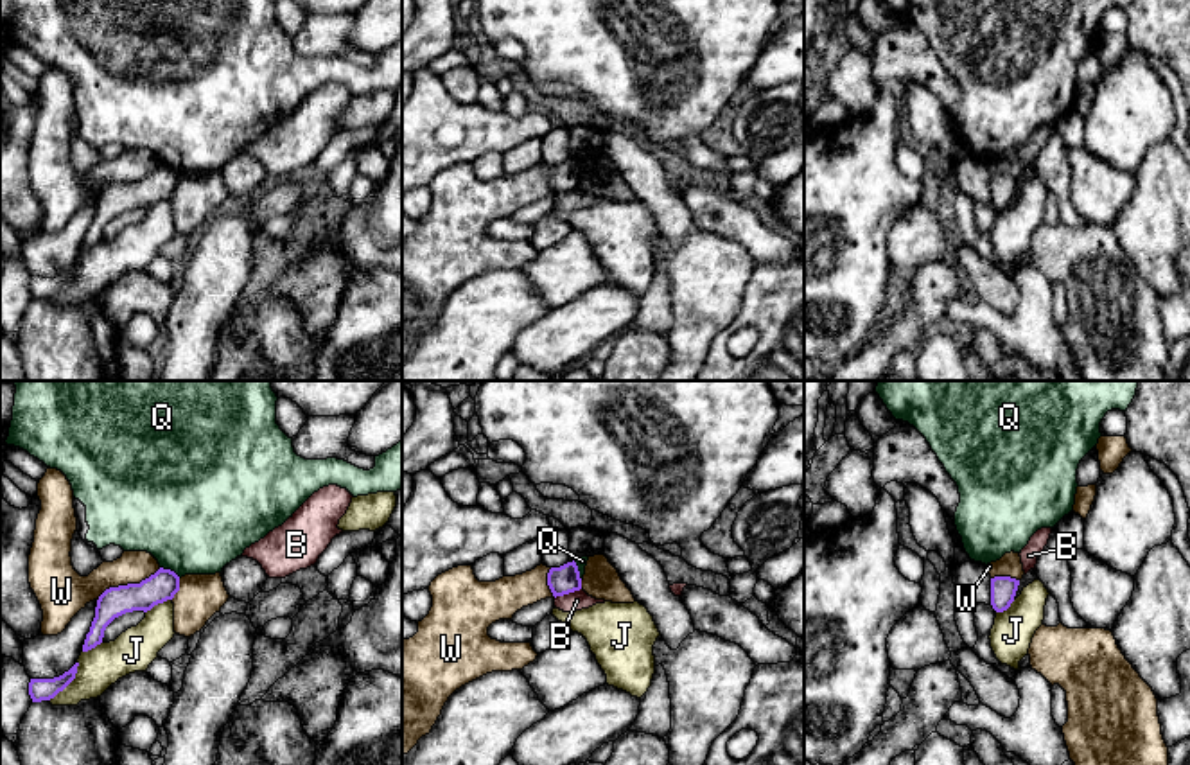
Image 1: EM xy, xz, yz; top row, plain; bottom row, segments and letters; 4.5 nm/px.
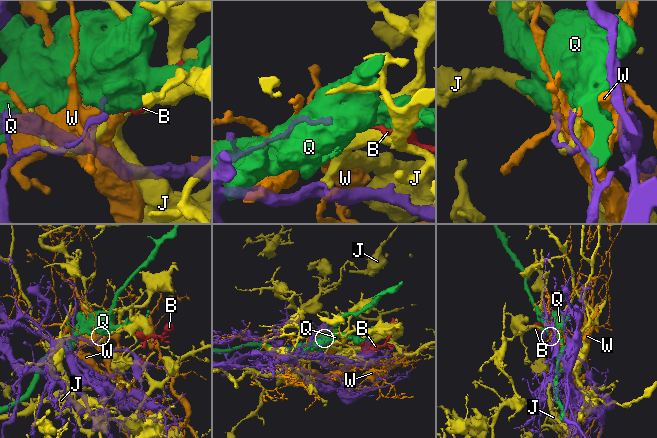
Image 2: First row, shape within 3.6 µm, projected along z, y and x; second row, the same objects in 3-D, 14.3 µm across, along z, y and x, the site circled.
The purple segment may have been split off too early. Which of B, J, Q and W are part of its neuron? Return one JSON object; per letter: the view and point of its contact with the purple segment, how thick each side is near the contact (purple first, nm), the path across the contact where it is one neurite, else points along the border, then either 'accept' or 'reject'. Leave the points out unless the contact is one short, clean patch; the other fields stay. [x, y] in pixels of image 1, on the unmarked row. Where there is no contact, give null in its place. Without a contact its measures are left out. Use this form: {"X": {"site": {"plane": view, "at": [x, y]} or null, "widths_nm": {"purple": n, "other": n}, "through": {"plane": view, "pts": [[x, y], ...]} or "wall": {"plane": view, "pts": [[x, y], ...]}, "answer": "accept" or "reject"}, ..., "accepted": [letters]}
{"B": {"site": {"plane": "xz", "at": [568, 191]}, "widths_nm": {"purple": 130, "other": 90}, "wall": {"plane": "xz", "pts": [[580, 185], [555, 196]]}, "answer": "reject"}, "J": {"site": {"plane": "xy", "at": [69, 281]}, "widths_nm": {"purple": 100, "other": 190}, "answer": "reject"}, "Q": {"site": {"plane": "xy", "at": [171, 169]}, "widths_nm": {"purple": 140, "other": 480}, "answer": "reject"}, "W": {"site": {"plane": "xy", "at": [128, 182]}, "widths_nm": {"purple": 140, "other": 160}, "answer": "reject"}, "accepted": []}

